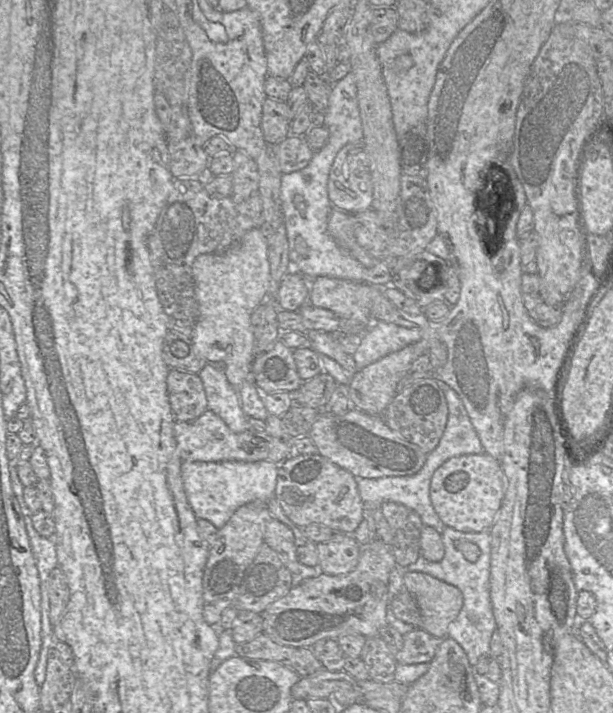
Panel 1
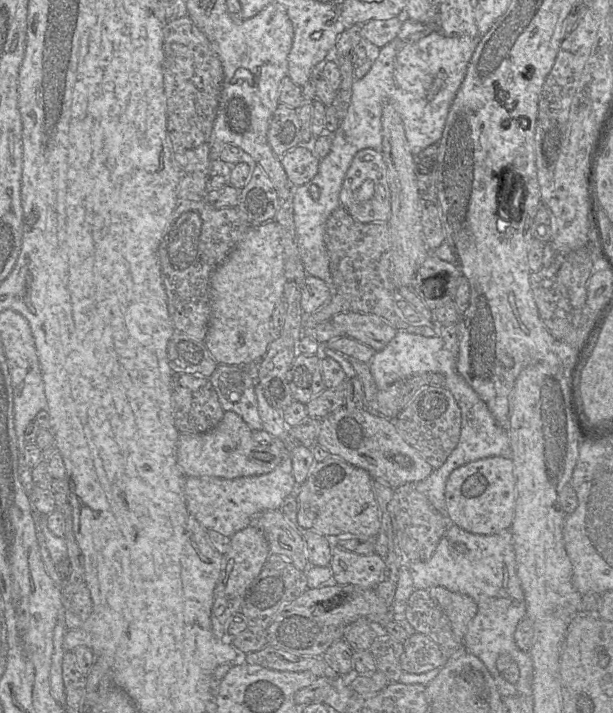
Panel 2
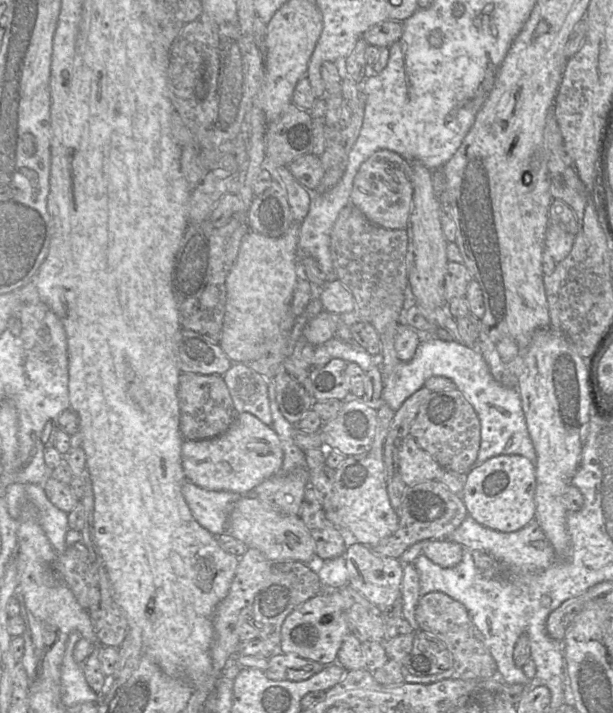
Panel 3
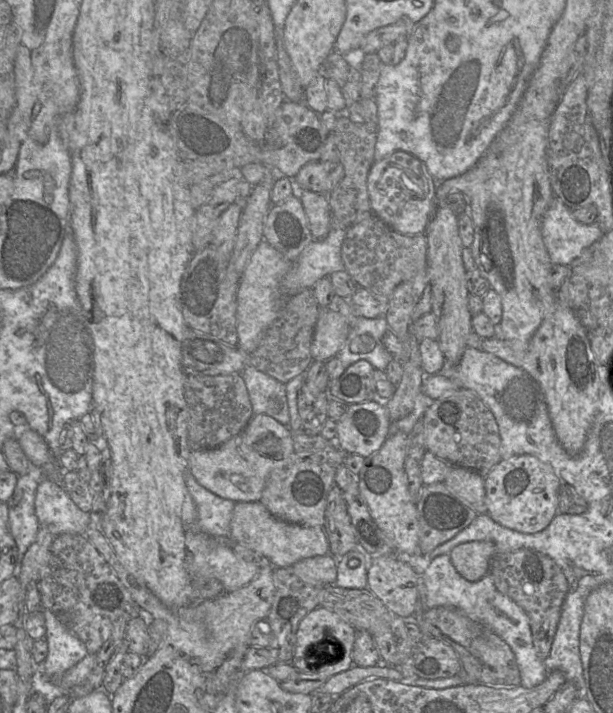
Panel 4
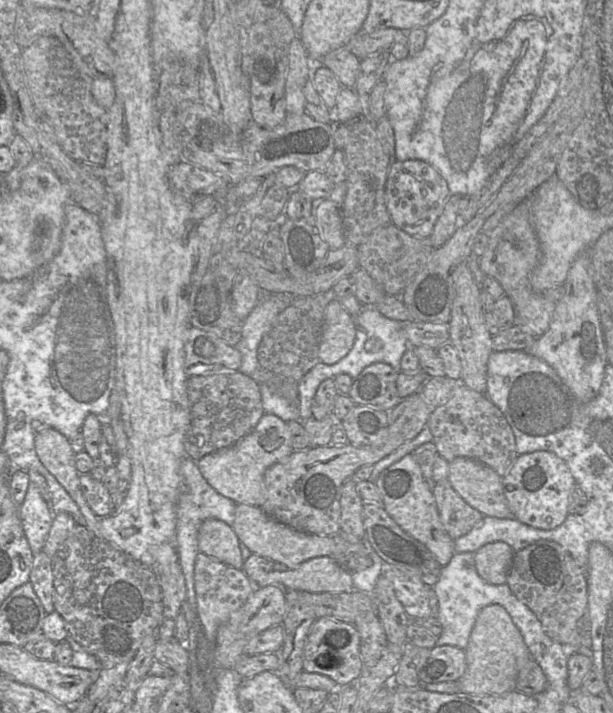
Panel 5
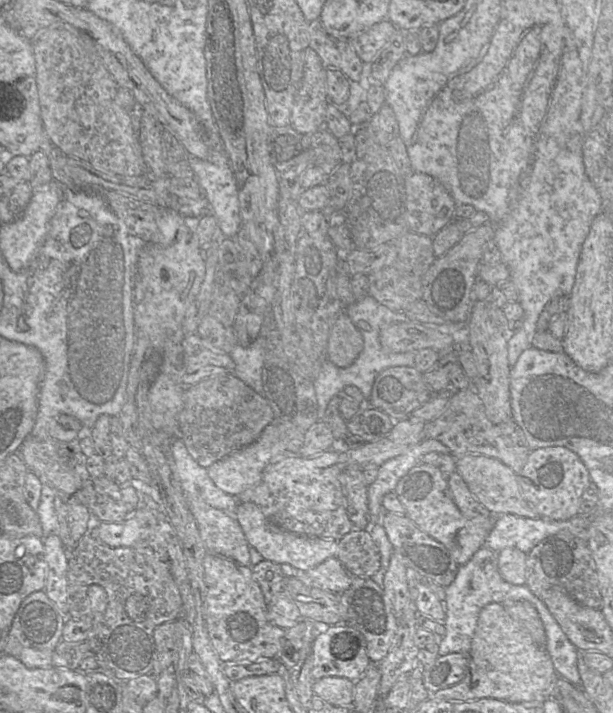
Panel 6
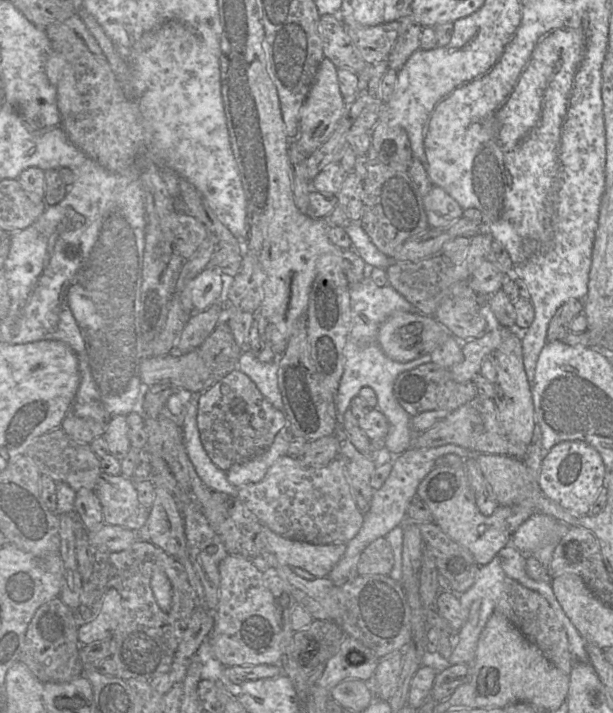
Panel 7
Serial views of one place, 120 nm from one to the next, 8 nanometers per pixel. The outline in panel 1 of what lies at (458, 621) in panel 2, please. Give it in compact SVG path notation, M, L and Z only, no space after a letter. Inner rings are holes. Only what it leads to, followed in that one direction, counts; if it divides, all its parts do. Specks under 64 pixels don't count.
M421 572L403 573L405 589L415 598L421 612L421 628L435 638L448 636L448 626L463 607L461 591Z

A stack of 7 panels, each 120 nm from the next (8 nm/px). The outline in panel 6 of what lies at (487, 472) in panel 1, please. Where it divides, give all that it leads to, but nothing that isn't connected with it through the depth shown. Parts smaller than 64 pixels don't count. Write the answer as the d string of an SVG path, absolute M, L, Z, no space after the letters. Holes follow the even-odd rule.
M560 446L532 450L525 466L517 475L523 498L537 511L540 518L551 520L568 520L579 515L583 492L592 483L589 471L580 457Z

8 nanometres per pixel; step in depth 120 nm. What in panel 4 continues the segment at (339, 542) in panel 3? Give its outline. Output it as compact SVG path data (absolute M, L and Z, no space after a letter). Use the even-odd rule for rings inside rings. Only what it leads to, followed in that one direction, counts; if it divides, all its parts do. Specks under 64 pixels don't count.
M337 486L326 500L325 522L322 528L329 543L329 554L339 558L357 547L357 540L343 491Z

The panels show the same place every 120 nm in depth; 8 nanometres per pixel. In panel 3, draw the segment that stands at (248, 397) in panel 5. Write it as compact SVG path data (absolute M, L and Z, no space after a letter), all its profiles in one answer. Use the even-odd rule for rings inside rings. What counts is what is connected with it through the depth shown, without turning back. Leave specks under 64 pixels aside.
M181 373L178 386L179 428L184 440L207 440L224 434L236 419L229 389L223 375Z

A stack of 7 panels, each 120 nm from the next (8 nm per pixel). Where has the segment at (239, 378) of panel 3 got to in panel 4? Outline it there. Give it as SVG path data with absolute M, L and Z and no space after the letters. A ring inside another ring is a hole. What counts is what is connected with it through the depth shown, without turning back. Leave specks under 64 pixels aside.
M246 365L240 374L246 384L253 413L266 414L288 426L286 385L252 365Z

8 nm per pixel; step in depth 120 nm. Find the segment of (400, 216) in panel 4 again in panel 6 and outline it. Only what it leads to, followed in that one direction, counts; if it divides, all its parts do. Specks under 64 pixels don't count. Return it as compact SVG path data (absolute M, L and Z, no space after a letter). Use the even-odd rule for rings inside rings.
M414 171L405 177L405 193L409 231L433 237L456 220L456 203L436 178Z

